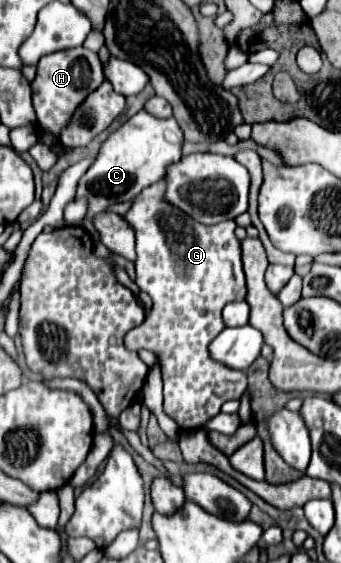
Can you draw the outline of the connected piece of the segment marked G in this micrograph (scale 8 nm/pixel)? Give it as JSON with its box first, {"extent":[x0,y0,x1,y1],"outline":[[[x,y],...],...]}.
{"extent":[124,179,246,429],"outline":[[[160,179],[156,185],[150,185],[146,189],[146,193],[140,193],[138,197],[134,197],[132,199],[132,207],[124,215],[124,219],[128,221],[130,227],[134,227],[134,233],[136,233],[136,255],[138,255],[136,257],[136,285],[140,287],[140,291],[146,291],[152,297],[152,301],[154,301],[154,305],[152,305],[150,313],[146,315],[144,323],[138,325],[136,329],[128,331],[128,335],[126,335],[126,347],[132,349],[132,351],[138,351],[138,349],[144,347],[144,349],[150,349],[150,351],[154,351],[154,353],[160,355],[160,361],[162,361],[162,381],[164,381],[164,413],[168,417],[172,417],[180,425],[180,429],[198,429],[210,417],[218,415],[220,413],[220,407],[226,401],[240,399],[242,393],[244,393],[244,389],[246,389],[246,373],[244,371],[230,369],[230,367],[214,361],[210,357],[210,351],[208,351],[208,345],[212,343],[212,339],[226,327],[224,321],[222,321],[222,309],[224,309],[224,305],[230,303],[230,301],[240,301],[240,299],[246,297],[246,283],[244,283],[244,271],[242,271],[242,249],[240,249],[240,241],[234,235],[236,223],[234,221],[222,221],[218,225],[202,225],[202,223],[194,221],[190,215],[182,213],[182,209],[178,209],[178,207],[174,207],[174,205],[170,205],[166,201],[166,181],[164,179]]]}

